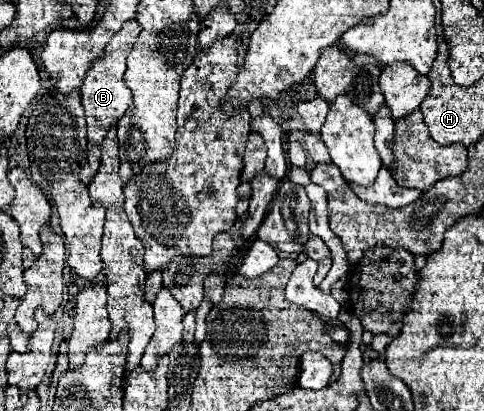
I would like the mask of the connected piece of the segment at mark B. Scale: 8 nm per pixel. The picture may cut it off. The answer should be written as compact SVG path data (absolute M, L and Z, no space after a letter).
M129 21L125 23L125 27L109 41L109 45L105 47L105 57L99 59L97 63L93 63L89 75L85 75L83 85L81 85L81 103L85 109L85 119L87 119L87 141L89 141L89 155L87 155L87 165L81 169L81 179L85 185L89 185L95 177L95 171L99 169L99 161L101 161L101 143L105 139L105 135L109 133L109 129L125 115L125 111L131 107L131 95L129 89L123 83L123 73L127 69L127 55L131 53L131 47L135 43L135 39L139 37L141 27L137 25L137 21Z

